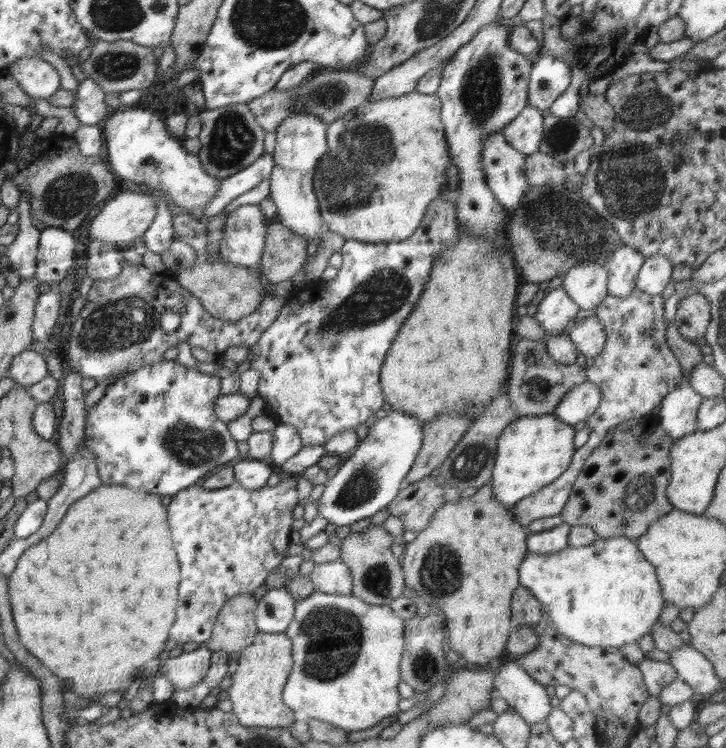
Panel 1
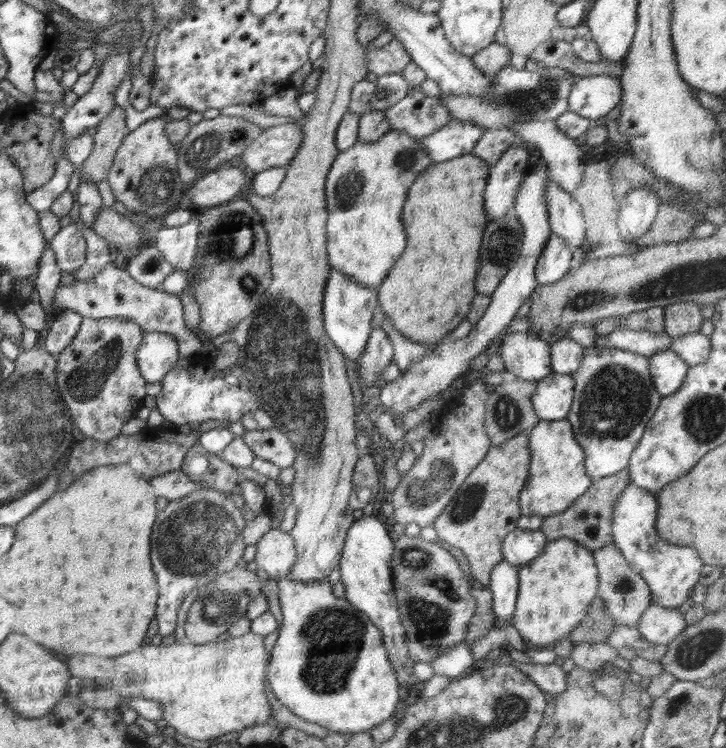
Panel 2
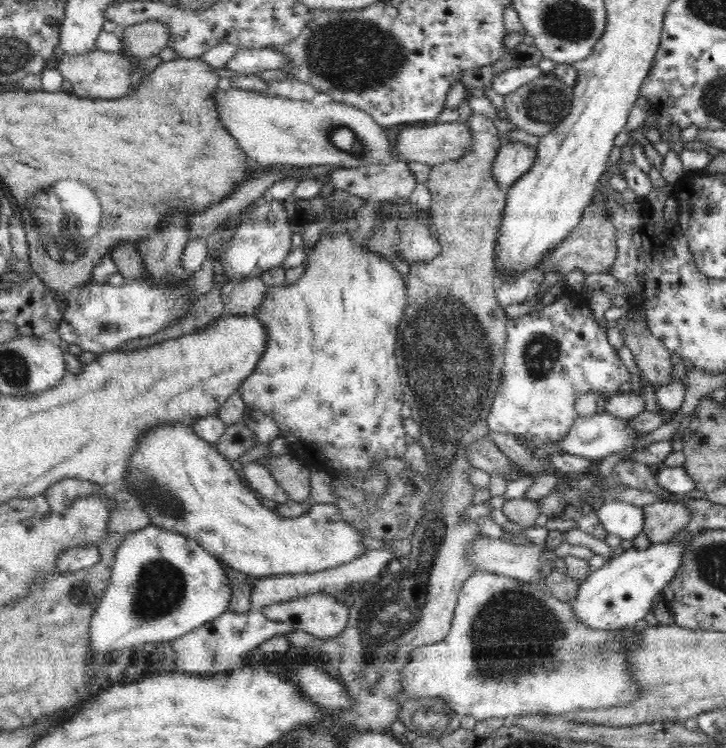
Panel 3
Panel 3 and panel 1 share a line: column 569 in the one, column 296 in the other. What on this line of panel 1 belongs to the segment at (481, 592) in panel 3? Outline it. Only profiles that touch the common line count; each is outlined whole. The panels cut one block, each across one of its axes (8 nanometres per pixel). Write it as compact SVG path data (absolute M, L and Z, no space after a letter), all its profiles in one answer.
M314 591L312 595L296 603L294 617L292 617L292 621L290 621L285 633L293 644L293 667L282 691L282 700L284 704L286 704L288 708L292 708L298 716L318 718L338 728L351 732L370 728L371 726L378 724L383 718L389 720L394 714L399 712L398 702L400 702L401 699L401 696L398 693L398 684L401 680L399 666L405 648L405 621L396 616L389 605L378 606L368 604L368 602L360 600L360 598L353 594L339 595Z

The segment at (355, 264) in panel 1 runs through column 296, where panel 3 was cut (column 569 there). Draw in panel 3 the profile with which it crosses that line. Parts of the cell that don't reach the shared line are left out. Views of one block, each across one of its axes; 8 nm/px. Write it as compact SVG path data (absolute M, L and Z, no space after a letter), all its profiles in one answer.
M561 298L558 302L554 302L549 306L544 306L541 310L532 311L525 316L520 318L508 318L507 320L507 340L505 343L505 354L504 354L504 366L501 372L501 383L498 385L498 390L491 406L490 415L487 417L487 426L492 433L506 433L512 435L525 436L526 440L531 447L540 447L546 442L554 442L554 440L560 440L560 438L566 438L566 434L570 433L571 427L577 417L575 402L582 394L594 393L594 394L604 394L606 398L612 398L614 395L620 394L620 386L624 382L628 382L630 374L624 366L618 351L616 348L612 348L612 344L608 342L608 331L606 326L602 326L596 316L594 316L592 310L589 306L578 306L574 302L574 306L568 310L568 308L562 308L560 304L565 301L565 298Z

